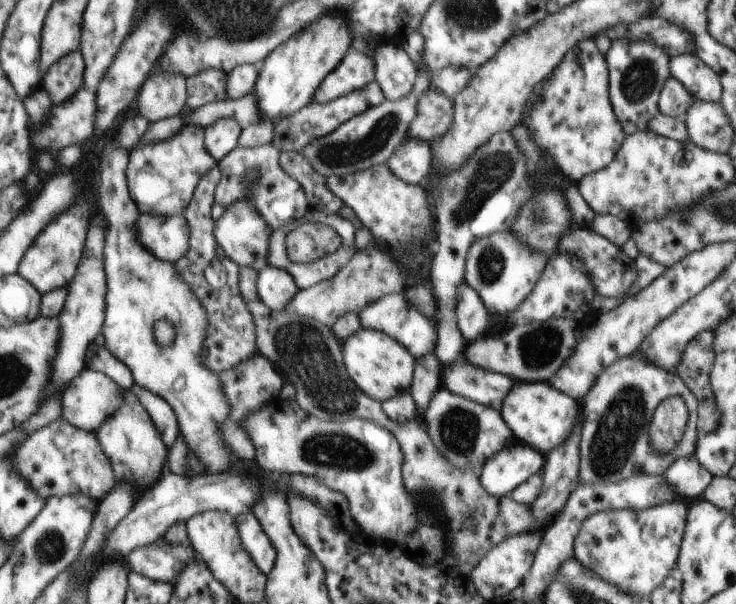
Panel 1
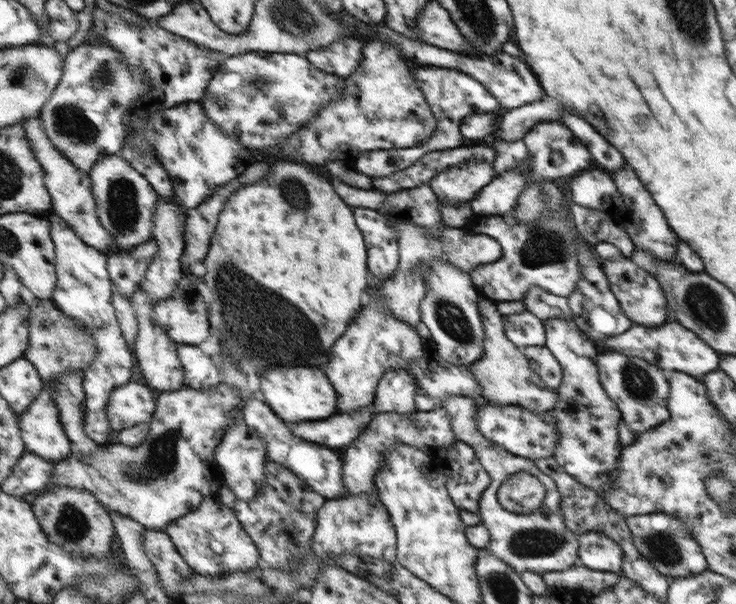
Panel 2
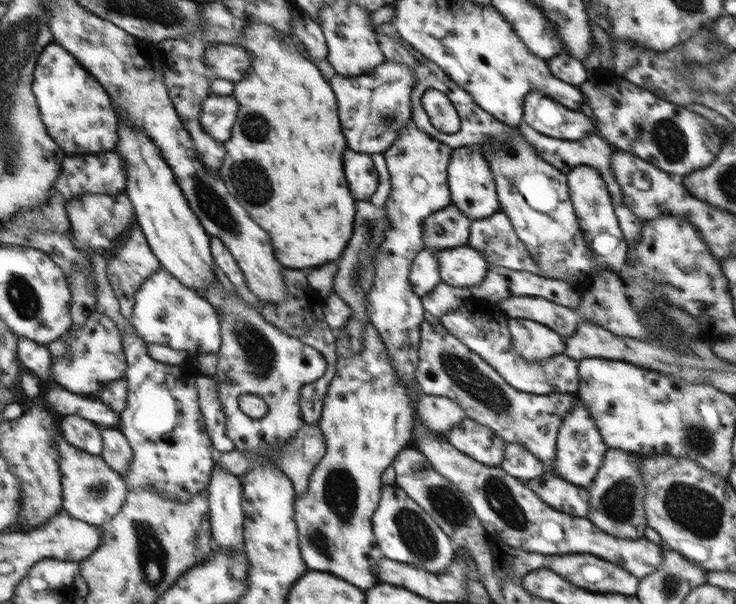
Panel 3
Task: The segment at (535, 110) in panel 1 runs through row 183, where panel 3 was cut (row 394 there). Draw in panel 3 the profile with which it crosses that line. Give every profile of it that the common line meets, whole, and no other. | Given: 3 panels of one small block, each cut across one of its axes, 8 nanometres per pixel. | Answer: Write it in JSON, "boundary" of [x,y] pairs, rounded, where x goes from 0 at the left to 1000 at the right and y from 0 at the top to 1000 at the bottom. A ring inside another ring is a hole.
{"boundary":[[[779,652],[779,656],[784,669],[776,674],[776,680],[770,680],[758,712],[757,763],[753,768],[753,781],[755,788],[781,805],[799,806],[811,786],[817,762],[827,742],[813,714],[807,690],[798,680],[796,672],[787,666],[784,654]]]}

